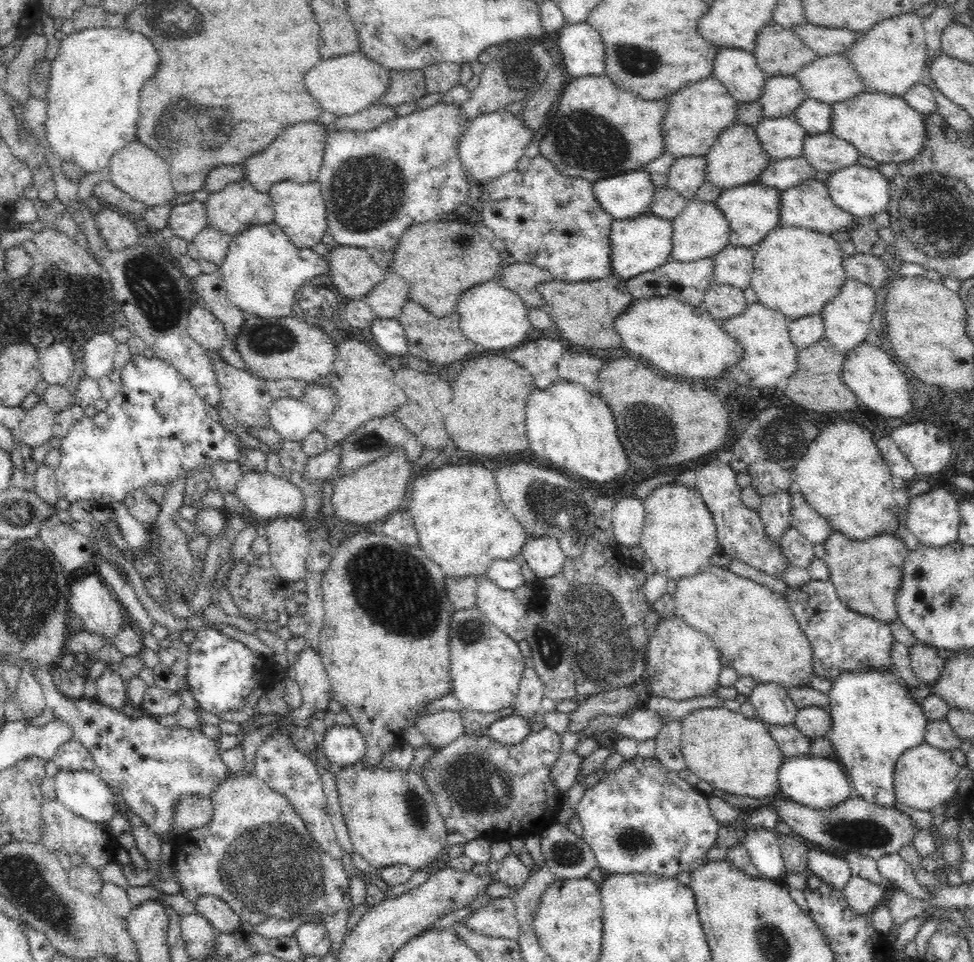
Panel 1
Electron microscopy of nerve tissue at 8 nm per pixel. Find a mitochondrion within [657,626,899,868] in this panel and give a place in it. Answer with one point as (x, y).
(864, 833)

